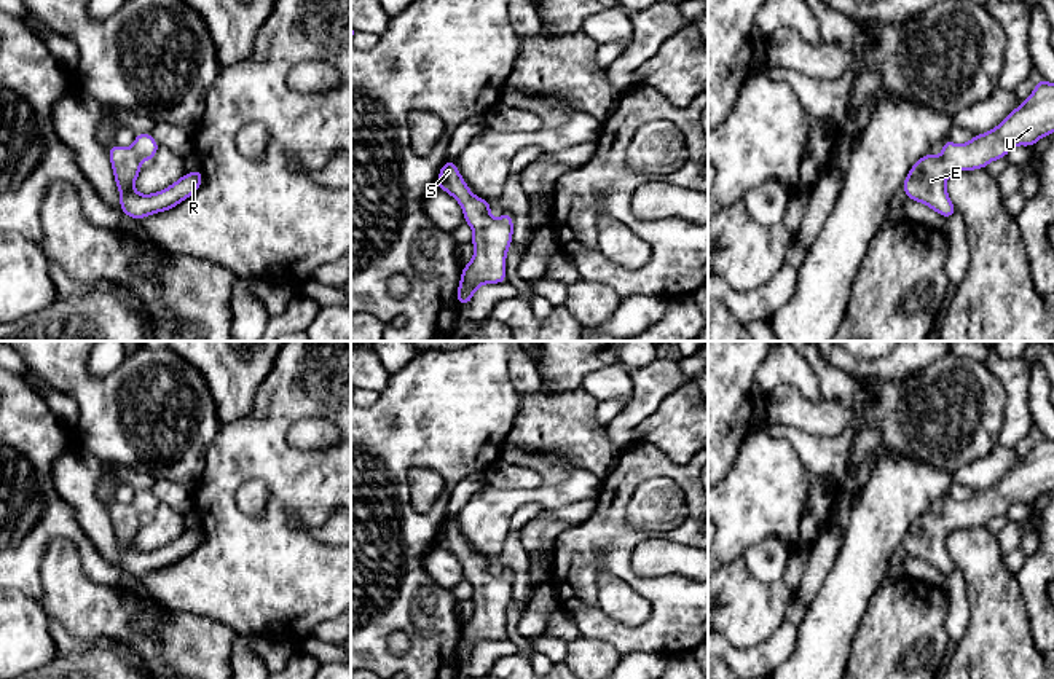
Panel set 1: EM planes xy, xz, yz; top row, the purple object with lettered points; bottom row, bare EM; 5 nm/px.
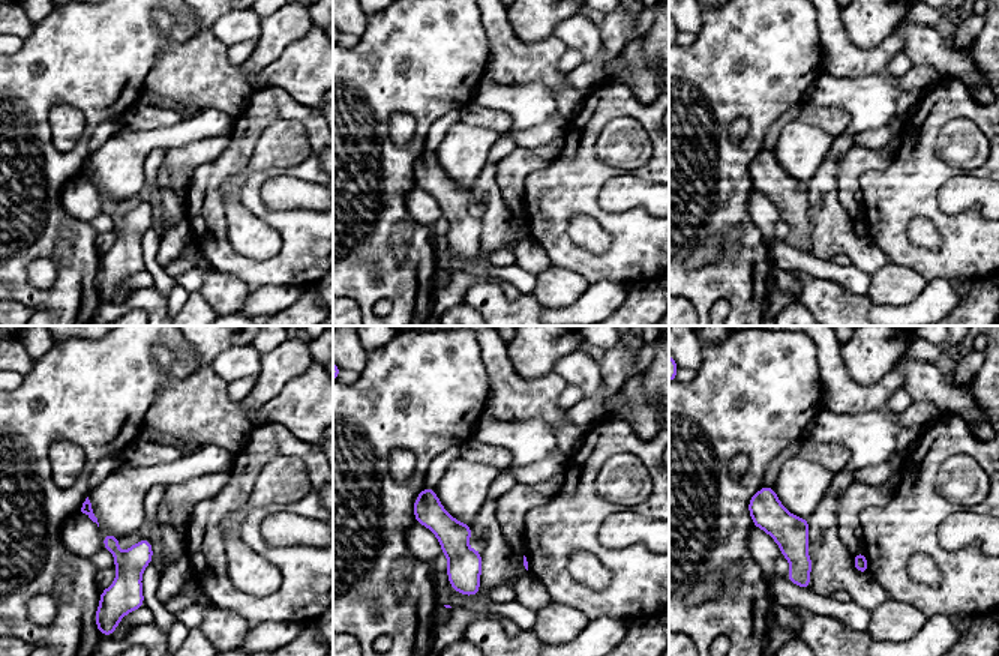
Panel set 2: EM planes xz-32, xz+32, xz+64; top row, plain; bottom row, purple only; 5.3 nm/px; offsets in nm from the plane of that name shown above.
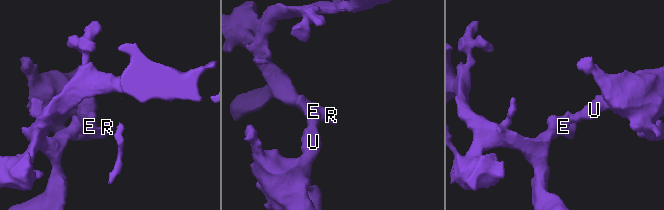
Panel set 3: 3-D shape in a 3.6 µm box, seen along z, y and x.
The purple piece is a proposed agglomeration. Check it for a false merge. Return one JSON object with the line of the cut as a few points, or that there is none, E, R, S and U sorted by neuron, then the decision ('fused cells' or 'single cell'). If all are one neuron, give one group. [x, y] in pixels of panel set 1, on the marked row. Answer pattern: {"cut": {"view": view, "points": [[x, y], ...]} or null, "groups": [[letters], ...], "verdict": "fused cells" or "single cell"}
{"cut": null, "groups": [["E", "R", "S", "U"]], "verdict": "single cell"}

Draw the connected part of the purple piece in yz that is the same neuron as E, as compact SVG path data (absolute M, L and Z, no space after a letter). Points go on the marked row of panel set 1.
M1038 80L1033 92L1014 108L998 126L984 134L976 134L968 143L942 142L942 155L933 156L926 153L914 166L904 179L903 190L912 201L922 202L936 210L946 220L957 209L950 202L946 190L947 179L955 172L985 169L990 161L1006 158L1014 145L1033 147L1041 137L1054 132L1054 83Z

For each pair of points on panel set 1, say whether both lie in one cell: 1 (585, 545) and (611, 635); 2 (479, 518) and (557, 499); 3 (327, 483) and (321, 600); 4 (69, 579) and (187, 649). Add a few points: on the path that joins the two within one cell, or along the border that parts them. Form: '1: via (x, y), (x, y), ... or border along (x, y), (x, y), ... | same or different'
1: via (617, 560), (657, 601), (657, 619), (646, 630) | same
2: via (498, 506), (523, 496), (538, 496) | same
3: via (292, 498), (279, 506), (279, 558), (286, 565) | same
4: via (98, 608), (128, 638), (158, 649) | same

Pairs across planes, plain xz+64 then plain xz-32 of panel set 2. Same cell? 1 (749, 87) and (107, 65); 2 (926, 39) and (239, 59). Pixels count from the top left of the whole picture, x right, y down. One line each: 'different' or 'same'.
1: same
2: different

